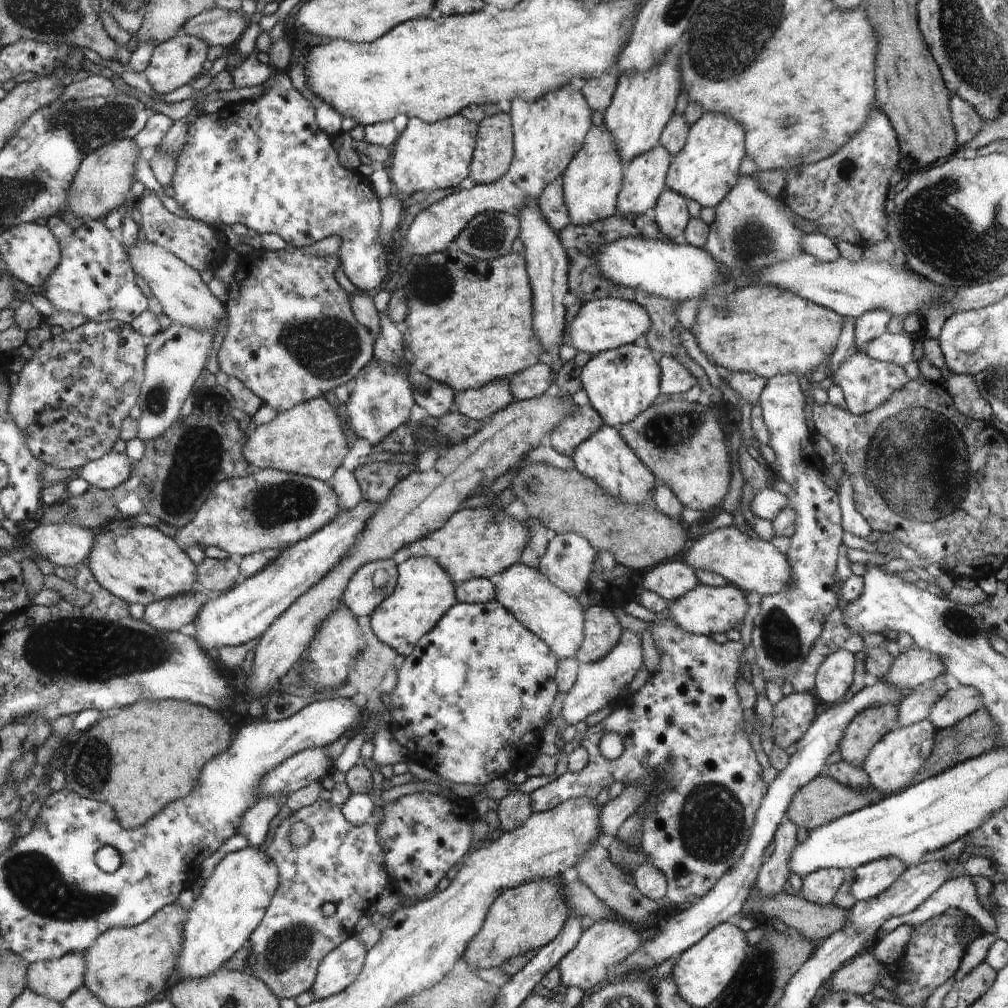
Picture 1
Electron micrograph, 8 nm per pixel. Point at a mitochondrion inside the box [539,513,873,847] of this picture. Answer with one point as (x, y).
(781, 638)

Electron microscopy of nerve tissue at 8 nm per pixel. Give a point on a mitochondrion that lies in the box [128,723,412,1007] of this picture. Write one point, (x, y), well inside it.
(289, 946)

